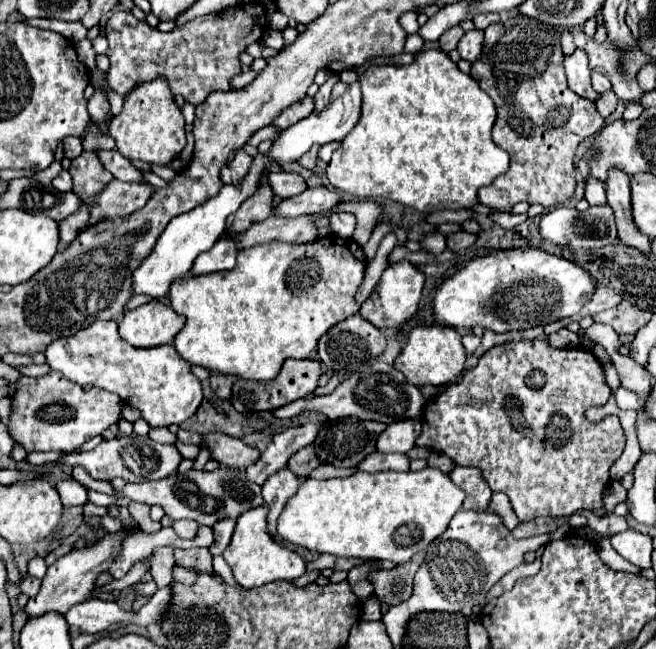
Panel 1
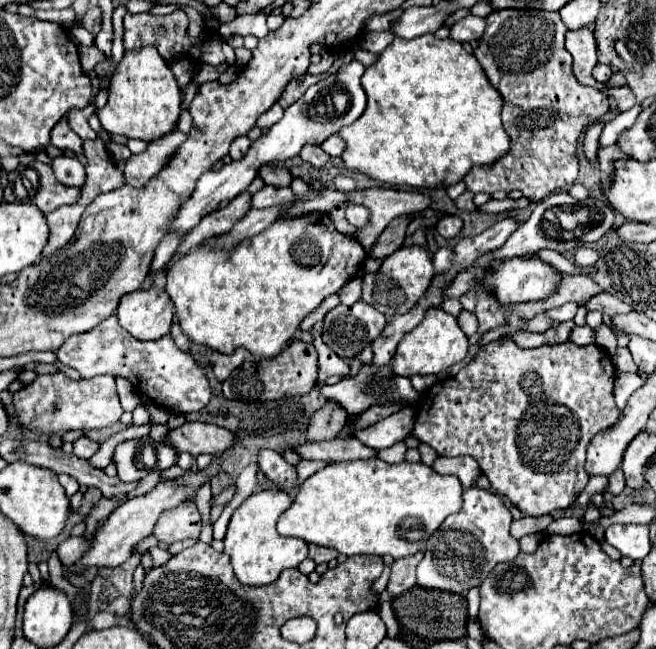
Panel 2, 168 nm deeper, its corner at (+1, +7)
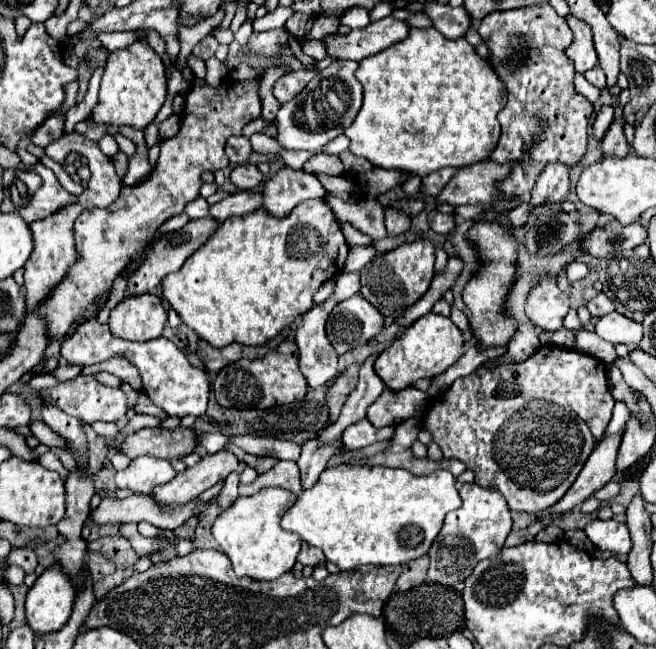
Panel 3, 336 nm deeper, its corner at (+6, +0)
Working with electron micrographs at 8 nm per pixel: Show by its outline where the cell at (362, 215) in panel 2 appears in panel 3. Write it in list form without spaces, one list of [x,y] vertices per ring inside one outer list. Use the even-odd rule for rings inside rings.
[[[328,196],[328,202],[340,222],[350,222],[354,228],[368,234],[374,242],[388,236],[384,226],[384,208],[376,198],[346,204],[340,198]]]

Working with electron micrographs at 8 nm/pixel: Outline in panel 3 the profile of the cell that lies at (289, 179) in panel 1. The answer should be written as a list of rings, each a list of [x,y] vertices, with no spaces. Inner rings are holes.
[[[242,164],[242,166],[236,166],[232,172],[230,172],[230,180],[232,184],[236,184],[240,190],[252,190],[256,188],[260,182],[262,182],[262,172],[252,166],[252,164]]]

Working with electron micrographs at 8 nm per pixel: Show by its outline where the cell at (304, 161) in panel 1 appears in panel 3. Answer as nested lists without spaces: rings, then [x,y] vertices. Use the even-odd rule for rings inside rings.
[[[316,154],[310,160],[306,160],[304,170],[316,174],[316,172],[326,172],[326,174],[344,174],[344,166],[338,156],[334,154]]]

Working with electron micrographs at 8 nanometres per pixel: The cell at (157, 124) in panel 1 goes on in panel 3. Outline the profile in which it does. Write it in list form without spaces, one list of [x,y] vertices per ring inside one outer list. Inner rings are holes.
[[[134,42],[128,48],[110,52],[100,82],[98,104],[92,110],[96,122],[108,124],[130,124],[134,128],[146,128],[158,114],[166,100],[166,74],[162,58],[146,44]]]

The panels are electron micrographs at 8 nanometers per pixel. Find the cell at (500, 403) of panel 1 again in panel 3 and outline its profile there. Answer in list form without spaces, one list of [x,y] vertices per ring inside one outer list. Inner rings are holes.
[[[542,346],[538,352],[534,352],[524,362],[518,362],[518,364],[500,364],[496,368],[480,366],[470,376],[456,380],[444,392],[444,396],[438,402],[432,404],[430,412],[426,414],[426,422],[424,424],[430,430],[432,440],[442,448],[444,458],[456,458],[456,460],[464,462],[466,468],[476,474],[476,482],[480,486],[484,486],[484,488],[494,486],[496,490],[500,490],[500,494],[506,498],[510,510],[524,510],[524,512],[530,512],[530,514],[538,514],[538,512],[544,512],[546,508],[550,508],[550,504],[556,504],[566,494],[566,490],[572,486],[572,482],[576,480],[576,476],[582,470],[584,462],[588,460],[590,452],[594,450],[596,442],[600,442],[604,438],[604,430],[606,430],[606,426],[610,422],[612,408],[614,408],[614,400],[610,400],[610,394],[606,392],[606,366],[604,366],[604,362],[600,362],[600,360],[588,356],[588,354],[582,354],[582,352],[574,350],[574,348]]]

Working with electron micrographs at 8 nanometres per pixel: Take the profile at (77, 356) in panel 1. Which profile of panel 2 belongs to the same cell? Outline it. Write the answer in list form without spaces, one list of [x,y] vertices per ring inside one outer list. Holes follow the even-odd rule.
[[[115,315],[107,317],[103,323],[99,323],[87,333],[71,335],[55,351],[55,355],[61,365],[79,371],[79,375],[87,379],[95,375],[125,377],[133,385],[137,383],[137,393],[147,395],[153,403],[163,409],[169,409],[171,413],[199,411],[207,405],[211,395],[211,387],[205,373],[193,361],[191,355],[179,351],[171,335],[161,337],[159,341],[139,341],[117,325]]]

